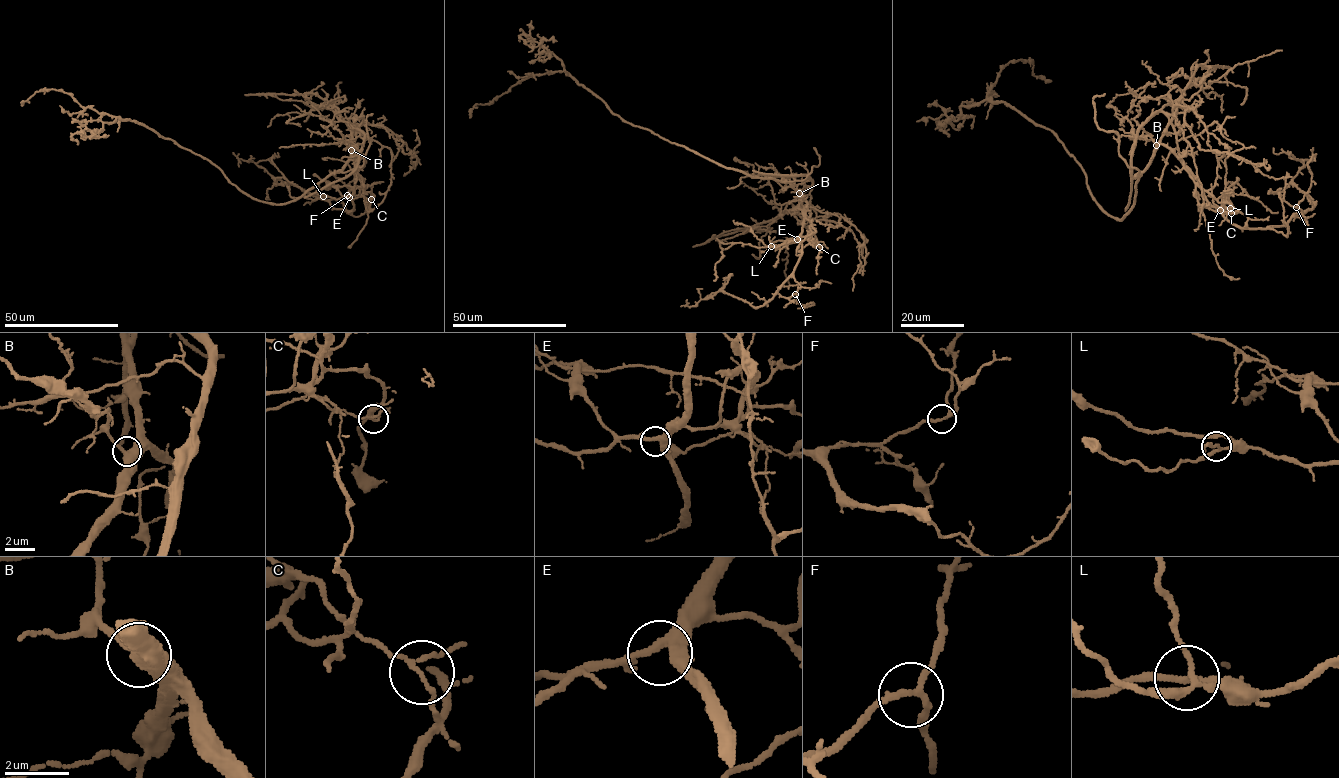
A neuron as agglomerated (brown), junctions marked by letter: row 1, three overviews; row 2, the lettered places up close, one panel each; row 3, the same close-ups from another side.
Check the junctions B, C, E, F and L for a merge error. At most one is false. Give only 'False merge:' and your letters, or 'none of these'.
False merge: C

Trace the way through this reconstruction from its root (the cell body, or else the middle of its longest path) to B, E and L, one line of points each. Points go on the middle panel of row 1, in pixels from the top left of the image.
B: (740, 170), (752, 177), (788, 182), (799, 193)
E: (740, 170), (752, 177), (788, 182), (802, 195), (807, 207), (802, 232), (797, 239)
L: (740, 170), (752, 177), (788, 182), (807, 202), (800, 235), (778, 246), (771, 246)

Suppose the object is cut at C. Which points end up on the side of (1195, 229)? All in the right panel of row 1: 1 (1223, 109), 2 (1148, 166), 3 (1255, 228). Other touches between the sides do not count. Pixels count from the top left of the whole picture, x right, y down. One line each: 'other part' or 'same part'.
1: other part
2: other part
3: other part

